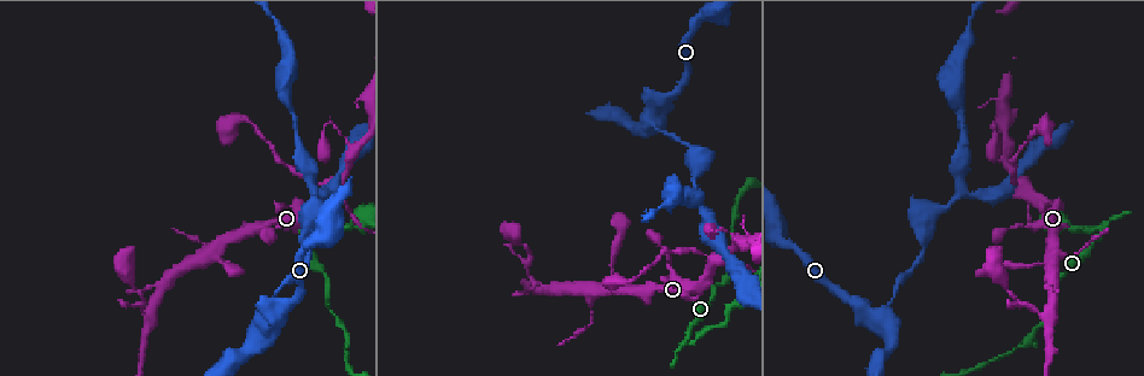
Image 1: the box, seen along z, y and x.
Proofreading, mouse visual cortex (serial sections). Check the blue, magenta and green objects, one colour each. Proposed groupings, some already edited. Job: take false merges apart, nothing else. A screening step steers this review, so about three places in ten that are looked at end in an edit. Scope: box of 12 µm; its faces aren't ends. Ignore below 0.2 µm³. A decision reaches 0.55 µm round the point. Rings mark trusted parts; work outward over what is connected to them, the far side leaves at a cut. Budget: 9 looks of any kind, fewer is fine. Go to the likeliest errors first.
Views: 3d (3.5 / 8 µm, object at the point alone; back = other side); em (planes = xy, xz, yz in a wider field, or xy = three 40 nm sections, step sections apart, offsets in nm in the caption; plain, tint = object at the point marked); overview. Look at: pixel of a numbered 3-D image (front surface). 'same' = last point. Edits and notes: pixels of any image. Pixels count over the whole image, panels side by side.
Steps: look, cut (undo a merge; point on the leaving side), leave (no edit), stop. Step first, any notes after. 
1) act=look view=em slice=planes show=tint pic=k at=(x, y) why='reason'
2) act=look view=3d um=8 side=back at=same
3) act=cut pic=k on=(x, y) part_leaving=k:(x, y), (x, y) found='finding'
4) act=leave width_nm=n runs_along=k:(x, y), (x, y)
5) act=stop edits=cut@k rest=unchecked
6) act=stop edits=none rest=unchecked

act=look view=3d um=3.5 pic=1 at=(686, 341) why='sharp bend'

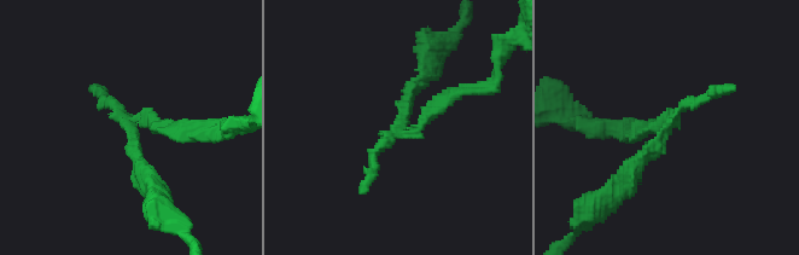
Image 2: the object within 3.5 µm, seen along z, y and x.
act=look view=em slice=xy step=1 show=tint pic=2 at=(404, 130)

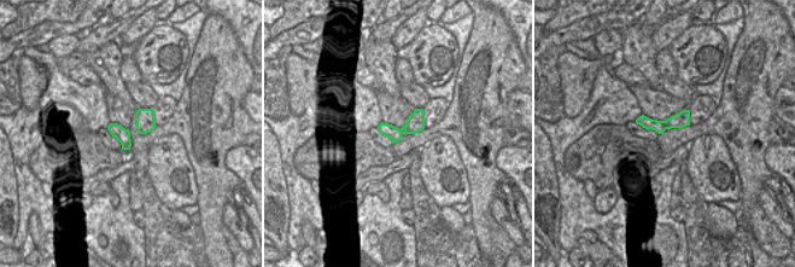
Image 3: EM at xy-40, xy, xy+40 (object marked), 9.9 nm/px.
act=look view=em slice=xy step=2 show=tint at=same

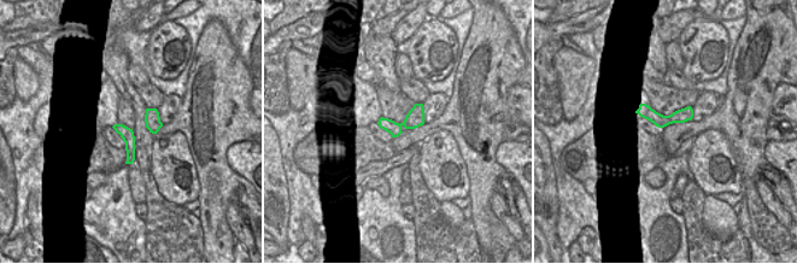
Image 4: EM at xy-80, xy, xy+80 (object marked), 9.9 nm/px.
act=cut pic=2 on=(637, 134) part_leaving=2:(402, 132), (495, 76) found='two cells meet here'

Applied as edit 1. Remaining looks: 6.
act=look view=overview why='see it whole again'

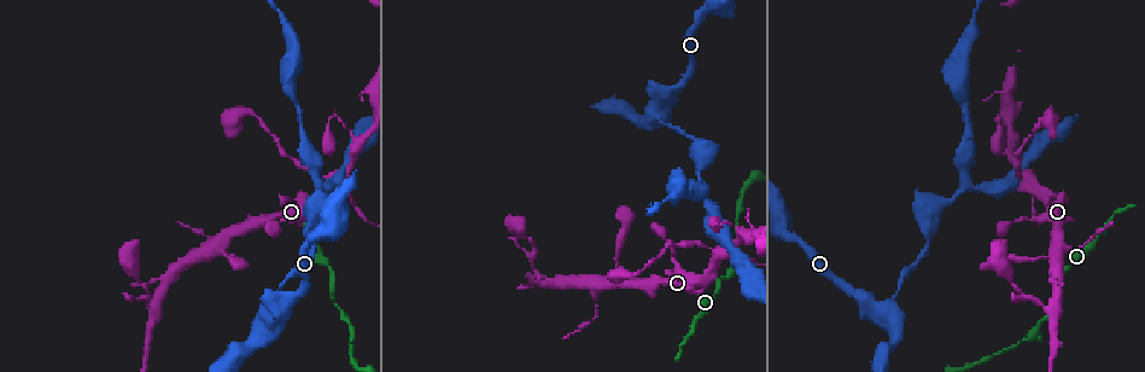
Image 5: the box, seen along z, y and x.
act=look view=3d um=3.5 pic=5 at=(718, 254) why='abrupt turn'

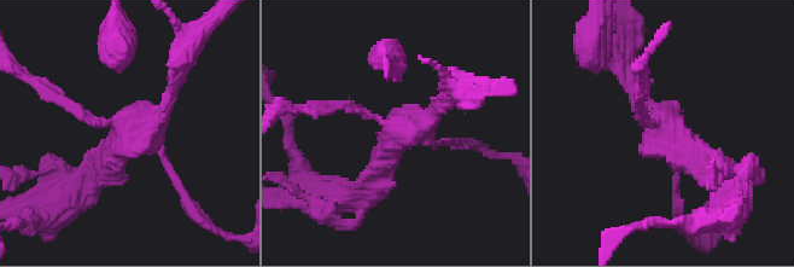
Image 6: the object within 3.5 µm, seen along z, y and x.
act=look view=em slice=xy step=1 show=tint pic=6 at=(127, 128) why='need the tissue'

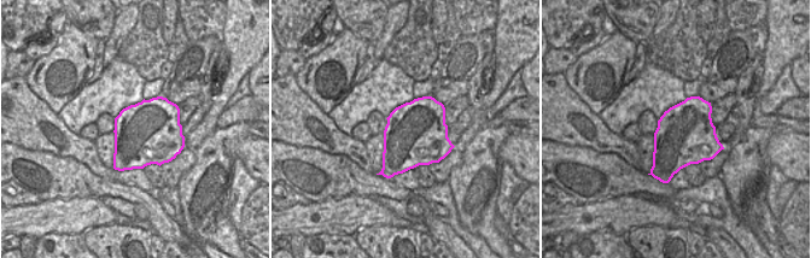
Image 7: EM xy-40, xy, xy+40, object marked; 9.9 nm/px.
act=leave arm_widths_nm=100,150,200,400 runs_along=6:(725, 174), (661, 129), (634, 85) found='one cell here'

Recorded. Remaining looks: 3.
act=look view=3d um=3.5 pic=5 at=(659, 105) why='thin neck'

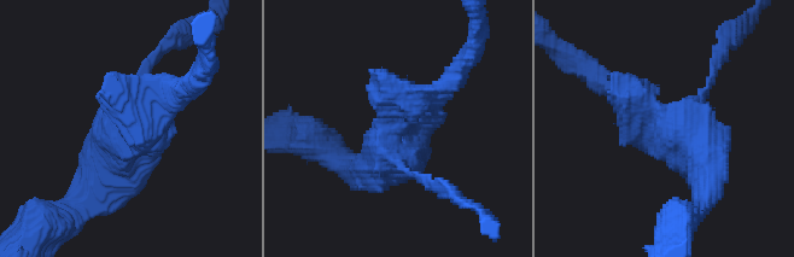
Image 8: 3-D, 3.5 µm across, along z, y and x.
act=look view=em slice=xy step=2 show=tint pic=8 at=(396, 128)

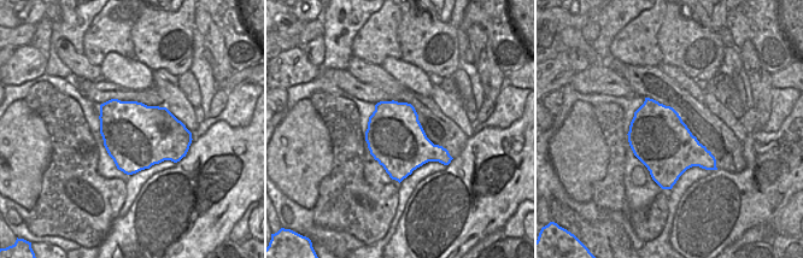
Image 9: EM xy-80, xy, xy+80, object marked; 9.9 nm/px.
act=look view=em slice=planes show=tint at=same

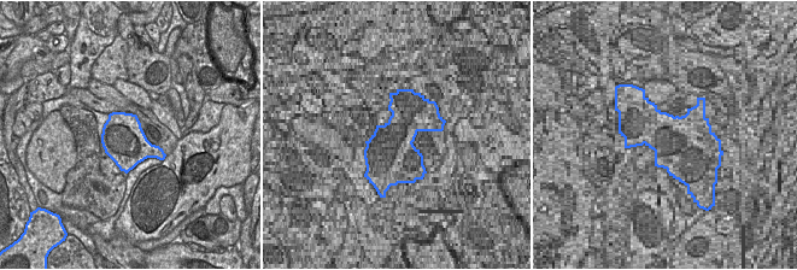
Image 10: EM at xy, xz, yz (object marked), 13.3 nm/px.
act=leave width_nm=550 runs_along=8:(637, 101), (689, 127), (717, 60) found='all the same cell'

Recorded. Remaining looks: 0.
act=stop edits=cut@2 rest=unchecked

